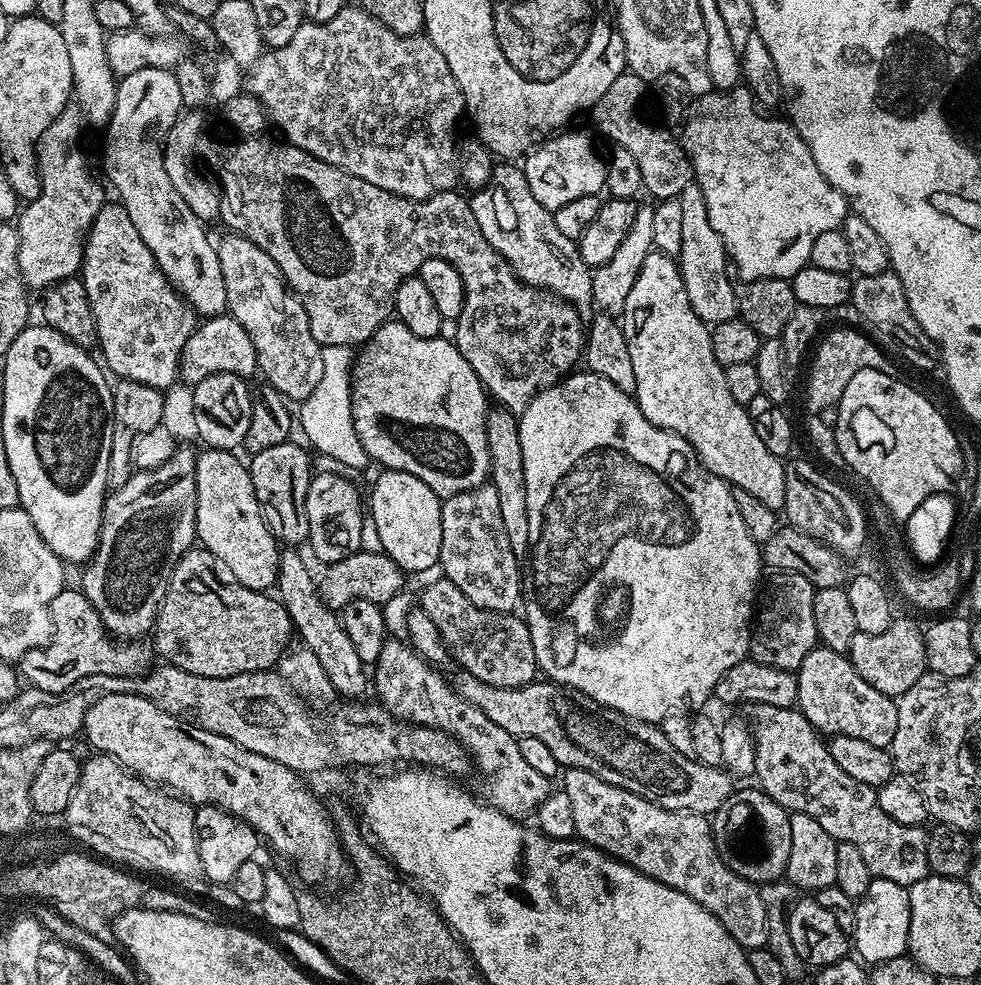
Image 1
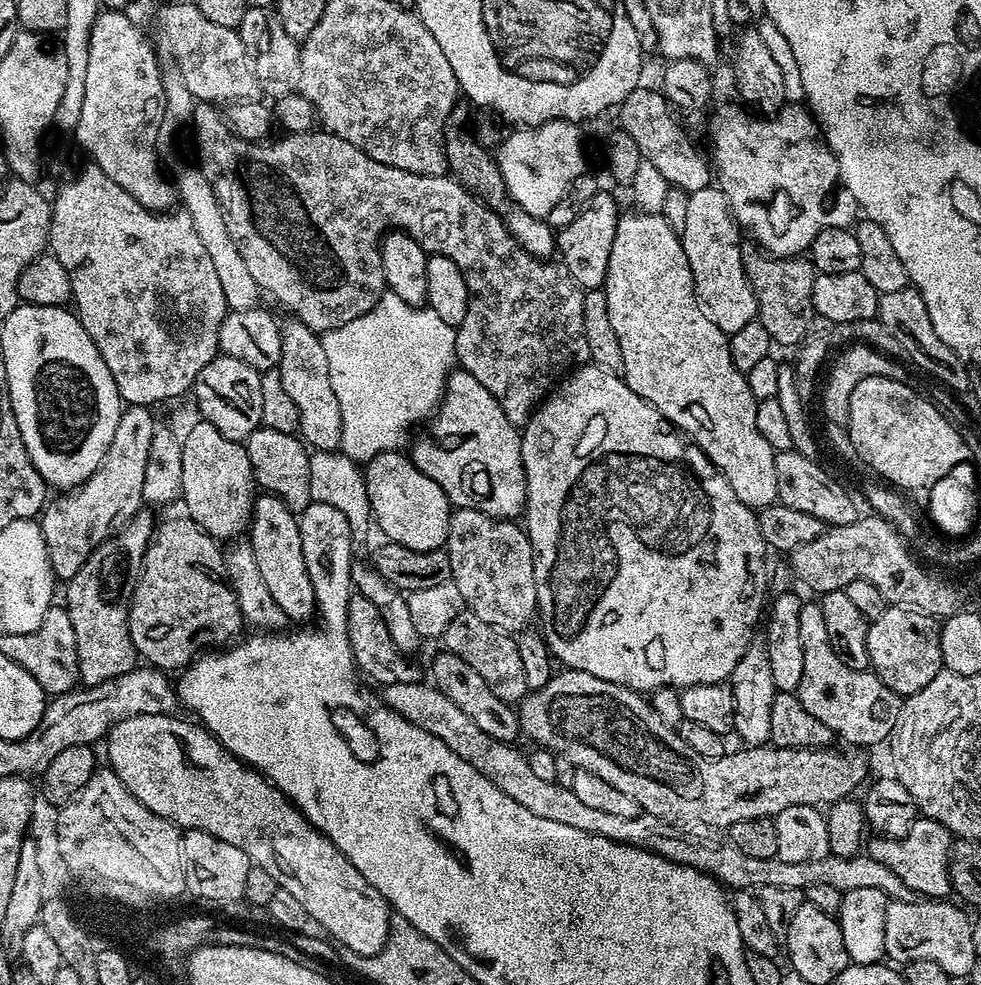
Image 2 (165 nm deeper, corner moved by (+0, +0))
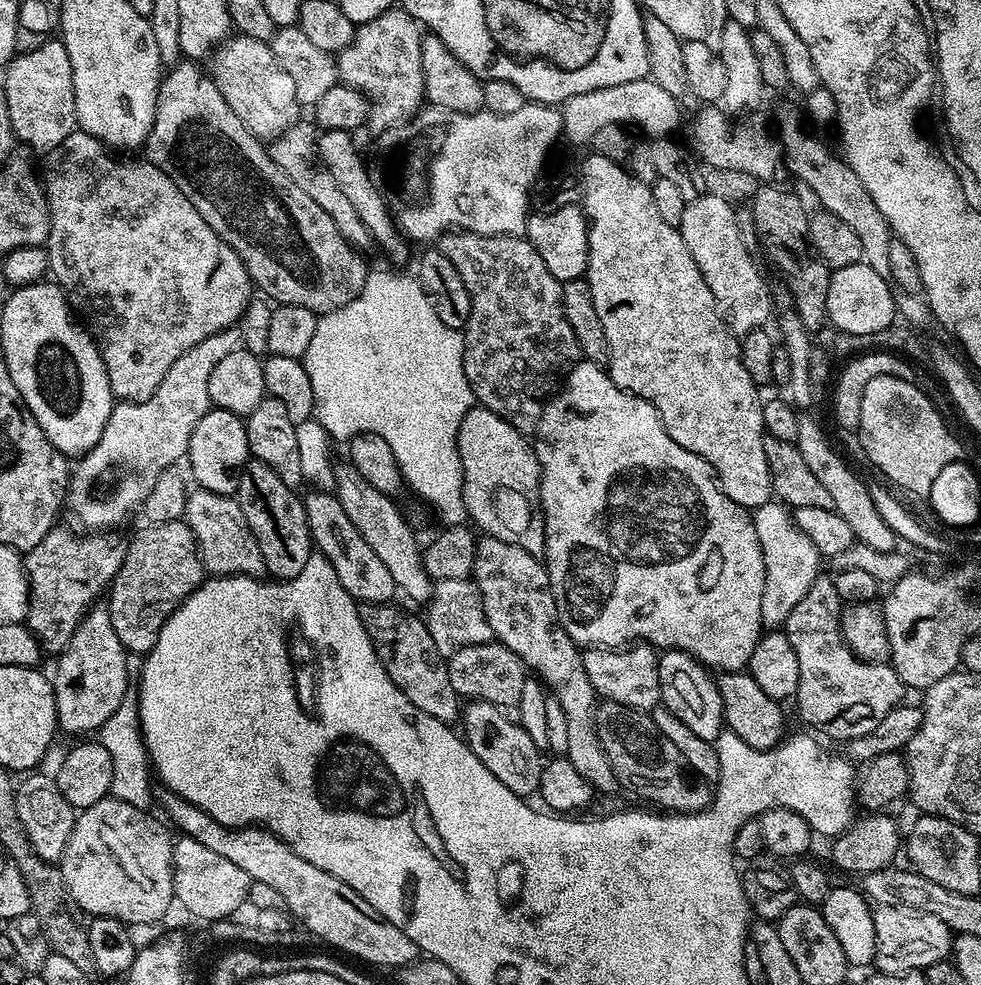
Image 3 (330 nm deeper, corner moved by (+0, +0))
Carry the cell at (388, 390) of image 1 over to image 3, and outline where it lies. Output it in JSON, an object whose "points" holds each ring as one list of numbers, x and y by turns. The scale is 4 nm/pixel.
{"points":[[474,406,468,411,466,418,462,418,462,426,458,430,456,441,458,458,464,471,462,498,468,511,467,519,473,520,471,523,483,535,502,538,502,542,522,546,522,550,543,557,544,511,540,505,540,463,529,437,514,426,510,426,510,422,506,422,489,408]]}

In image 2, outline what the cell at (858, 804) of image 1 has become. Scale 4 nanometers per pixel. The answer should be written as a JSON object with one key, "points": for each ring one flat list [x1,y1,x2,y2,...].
{"points":[[917,818,914,826,910,826,910,834,902,838,876,836,872,841,867,841,866,852,874,858,874,862,882,862,886,870,902,878,902,882,916,892,917,897,944,898,952,892,952,883,948,877,948,855,953,839,953,833,942,826,942,822]]}

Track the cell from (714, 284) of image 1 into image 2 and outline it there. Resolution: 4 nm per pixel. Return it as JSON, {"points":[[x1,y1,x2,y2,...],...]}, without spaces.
{"points":[[709,186,688,193,682,243,702,314,706,314,706,318,725,334,742,330,746,322,757,319,754,290,742,266,742,229,728,209,728,200,720,193,719,187]]}

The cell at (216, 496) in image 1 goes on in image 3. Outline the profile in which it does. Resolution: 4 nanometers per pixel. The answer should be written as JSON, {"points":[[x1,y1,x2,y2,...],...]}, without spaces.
{"points":[[209,407,206,414,194,426,194,434,190,434,186,465,192,471,195,483,199,487,210,490,214,494,232,496,236,491,244,465,248,463,248,426,245,417,234,414,230,410]]}

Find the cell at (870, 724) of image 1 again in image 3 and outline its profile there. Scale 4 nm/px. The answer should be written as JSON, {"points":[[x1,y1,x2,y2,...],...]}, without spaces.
{"points":[[821,574,814,578,814,586,806,590,802,602,794,606,790,618,786,618,782,631,790,638,790,646,794,646,794,654,798,658,798,690,794,697,794,705,800,711,800,716,809,724,809,729,815,730,821,737,833,736,836,740,847,742,870,734,890,710,894,710,905,699,906,689,892,669,891,663,871,664,862,662,846,646,840,629,840,610,842,601,838,594,838,586,831,575]]}

